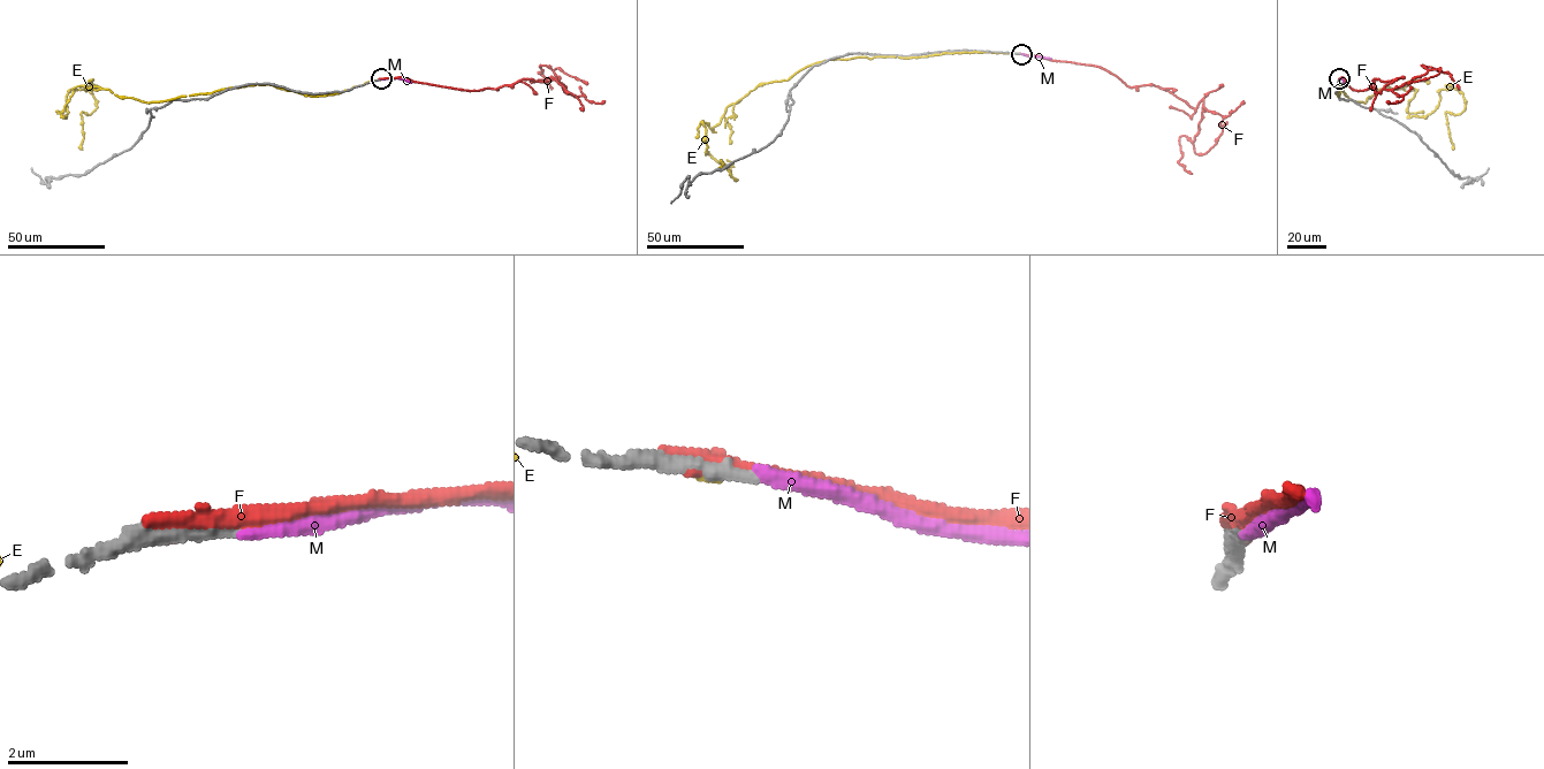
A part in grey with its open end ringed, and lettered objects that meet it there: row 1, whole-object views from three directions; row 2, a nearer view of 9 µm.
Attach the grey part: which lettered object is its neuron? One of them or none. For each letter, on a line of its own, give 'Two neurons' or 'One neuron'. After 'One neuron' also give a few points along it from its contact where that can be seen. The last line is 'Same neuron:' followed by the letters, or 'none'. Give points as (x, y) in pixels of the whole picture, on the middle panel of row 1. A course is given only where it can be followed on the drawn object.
E: Two neurons
F: Two neurons
M: One neuron. Its course: (1021, 54), (1050, 59)
Same neuron: M

